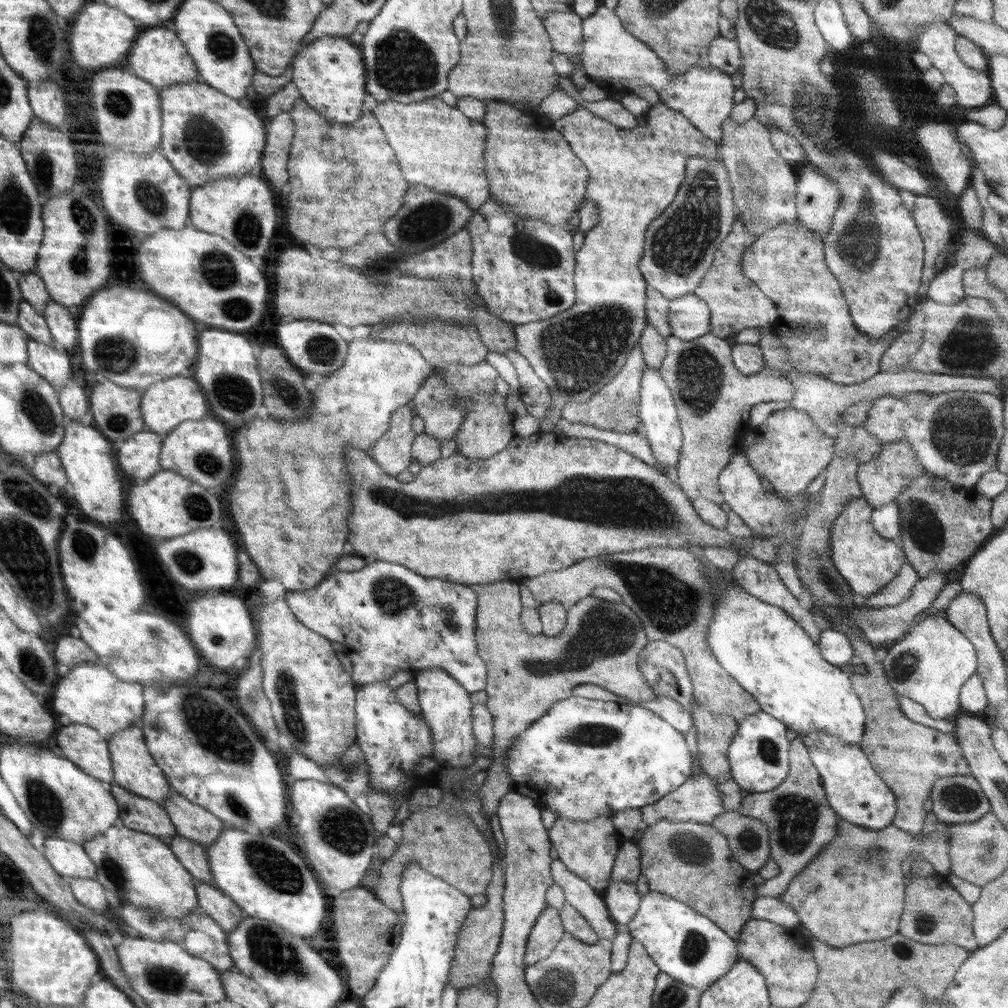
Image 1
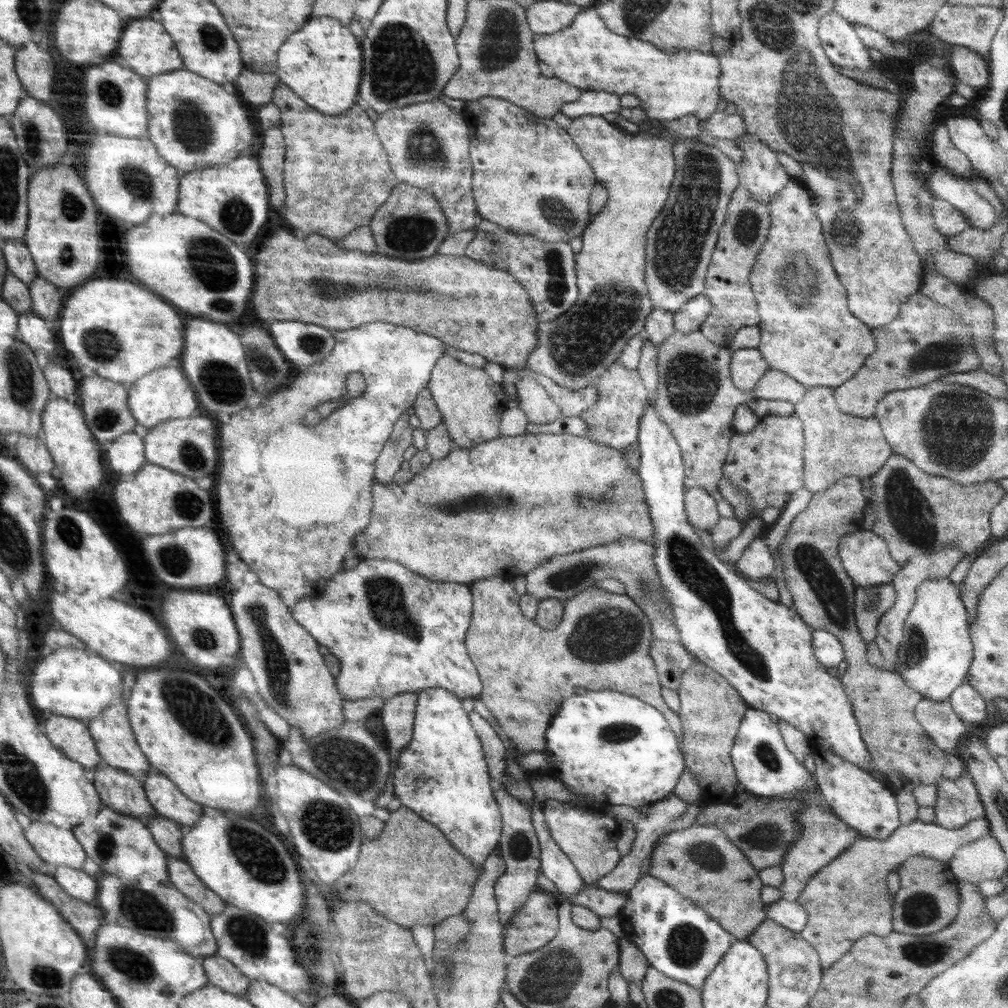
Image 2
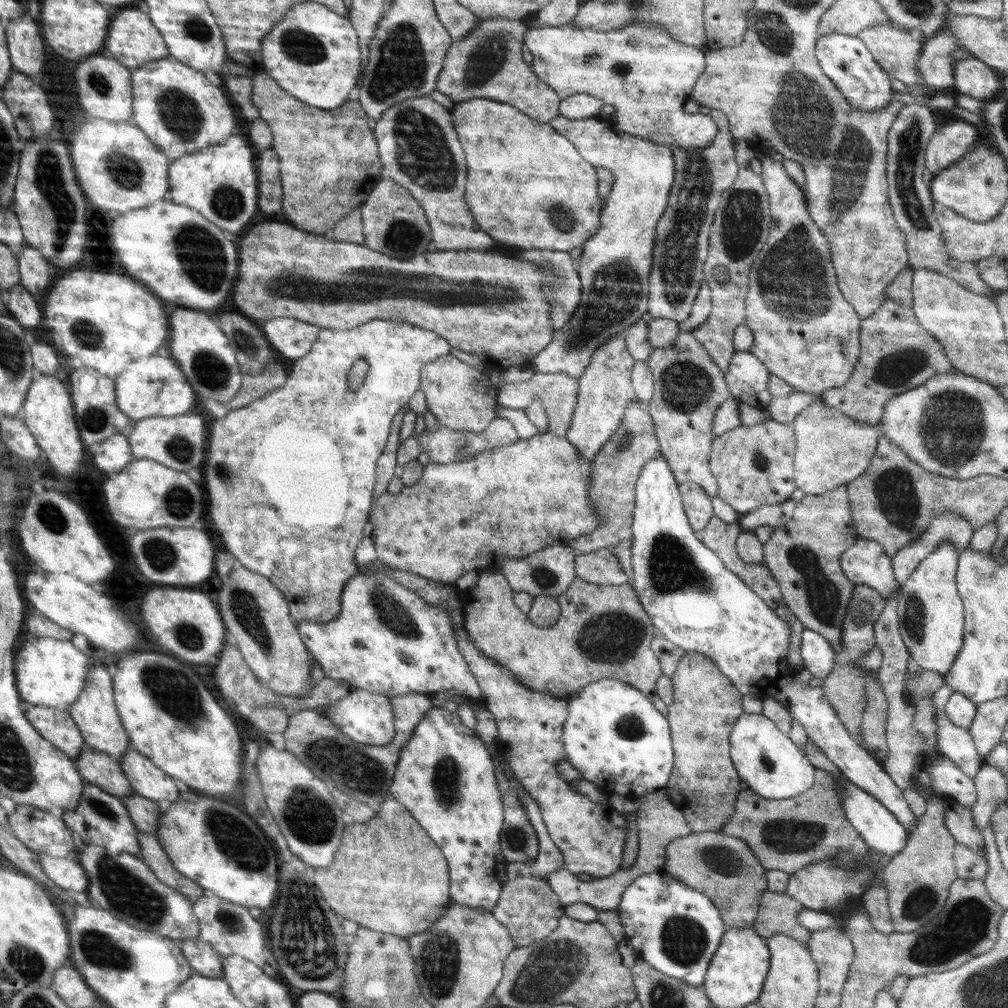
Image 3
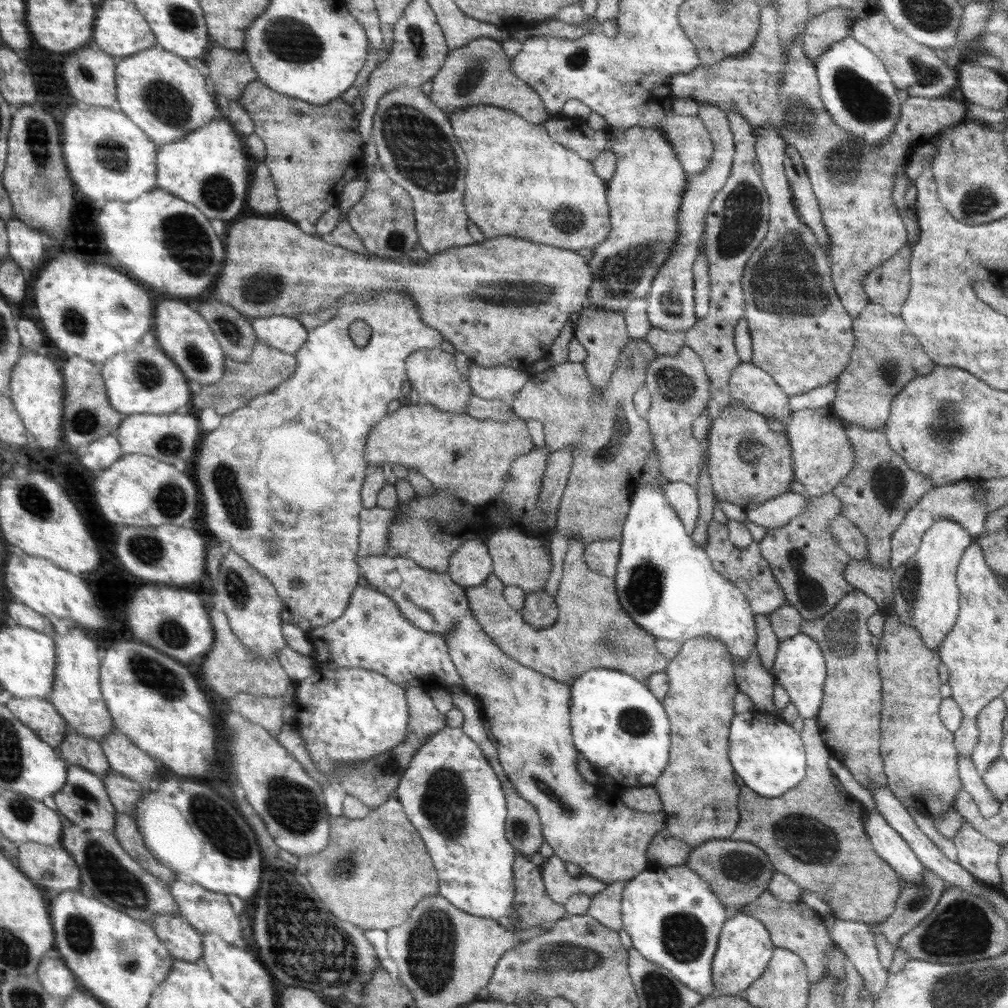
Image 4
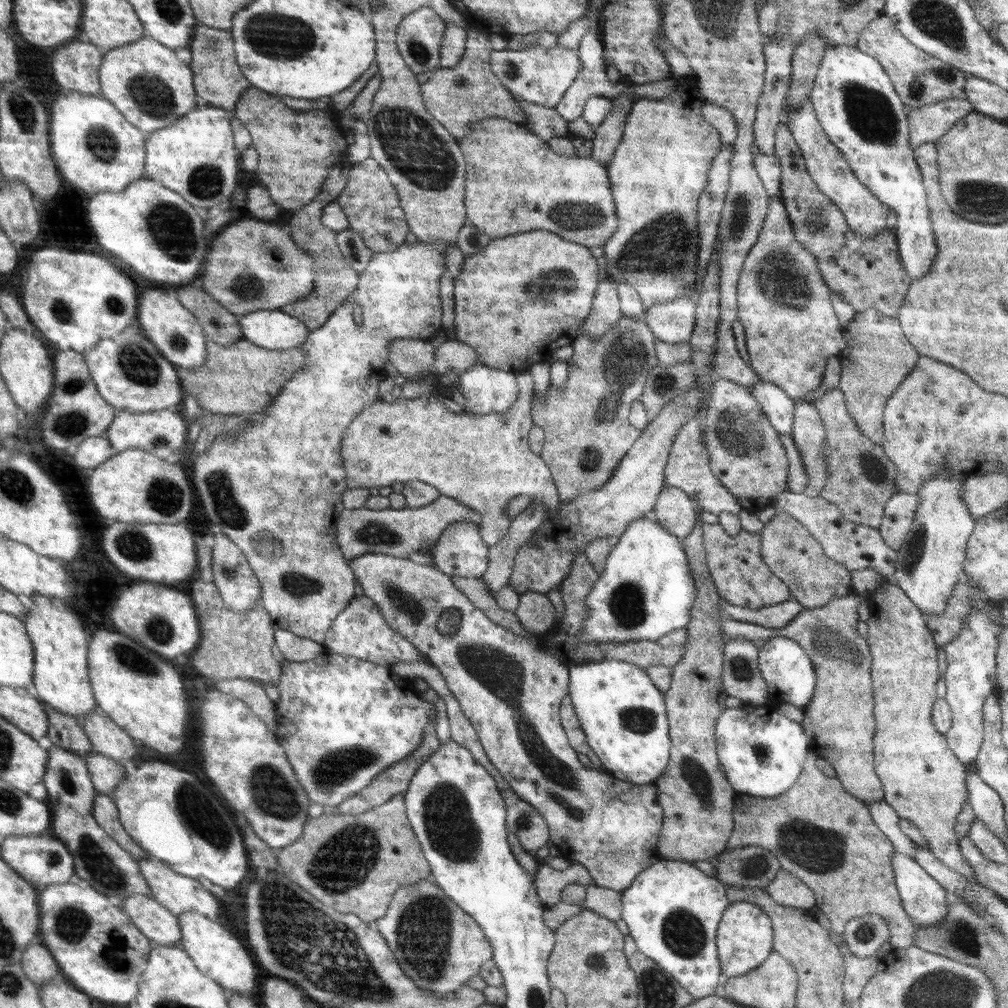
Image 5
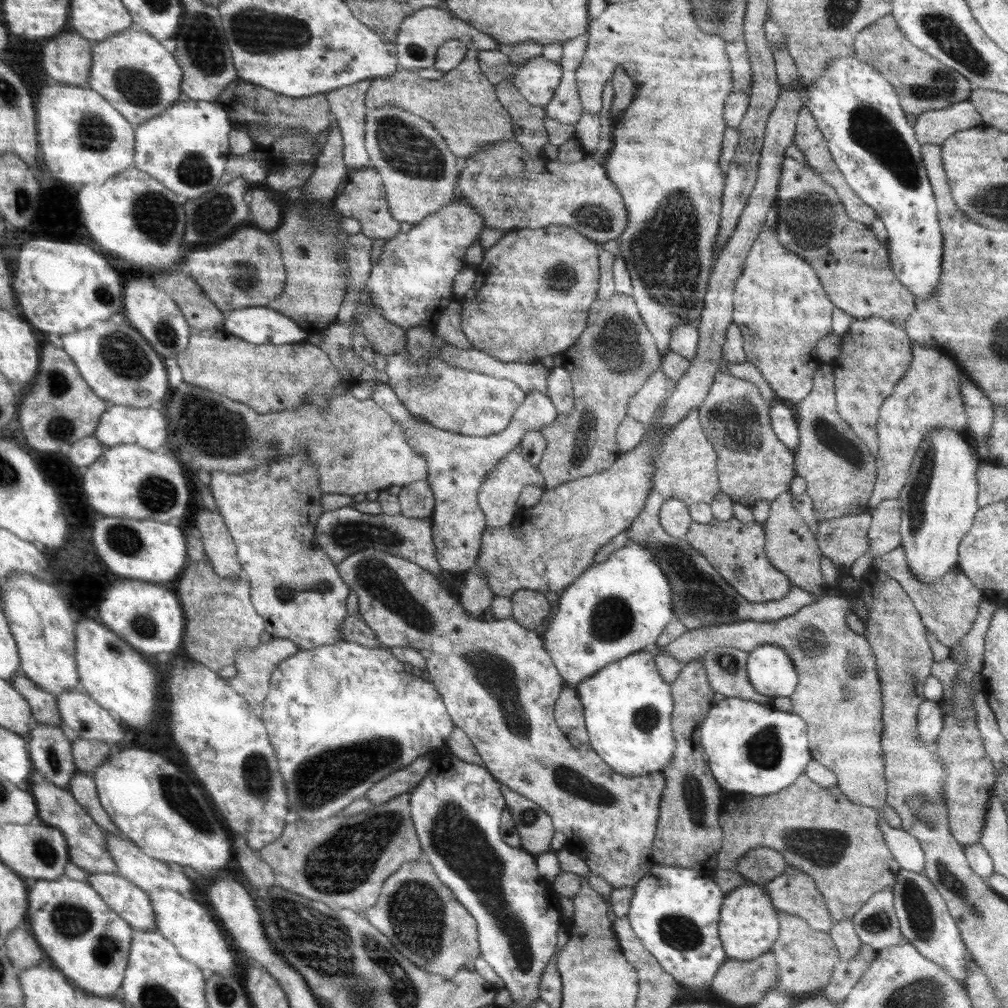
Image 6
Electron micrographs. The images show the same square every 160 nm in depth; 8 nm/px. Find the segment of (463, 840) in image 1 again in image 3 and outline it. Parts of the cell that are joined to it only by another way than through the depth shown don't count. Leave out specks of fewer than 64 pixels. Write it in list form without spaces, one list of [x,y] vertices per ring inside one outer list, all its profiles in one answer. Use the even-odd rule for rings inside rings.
[[[386,797],[382,801],[378,813],[368,822],[347,821],[342,844],[336,853],[336,862],[328,870],[314,870],[314,872],[316,872],[314,874],[316,886],[322,890],[324,900],[338,916],[346,920],[354,920],[379,933],[408,937],[416,932],[424,932],[447,911],[452,902],[449,893],[451,876],[440,847],[436,846],[406,808],[391,797]]]

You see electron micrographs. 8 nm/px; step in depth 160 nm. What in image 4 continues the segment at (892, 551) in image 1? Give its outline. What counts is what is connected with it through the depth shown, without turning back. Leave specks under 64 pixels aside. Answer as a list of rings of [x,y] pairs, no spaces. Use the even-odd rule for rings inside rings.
[[[869,554],[863,561],[850,559],[843,570],[843,575],[855,589],[870,596],[880,610],[893,604],[892,572],[882,567],[875,567]]]

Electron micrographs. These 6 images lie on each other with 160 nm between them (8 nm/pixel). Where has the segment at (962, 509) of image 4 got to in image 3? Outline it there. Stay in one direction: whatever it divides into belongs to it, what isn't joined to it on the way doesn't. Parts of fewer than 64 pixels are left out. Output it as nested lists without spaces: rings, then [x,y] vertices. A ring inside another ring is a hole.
[[[949,510],[935,514],[927,529],[914,542],[909,542],[908,546],[891,557],[898,589],[914,572],[919,562],[934,552],[943,540],[949,540],[960,555],[969,546],[973,532],[965,518]]]

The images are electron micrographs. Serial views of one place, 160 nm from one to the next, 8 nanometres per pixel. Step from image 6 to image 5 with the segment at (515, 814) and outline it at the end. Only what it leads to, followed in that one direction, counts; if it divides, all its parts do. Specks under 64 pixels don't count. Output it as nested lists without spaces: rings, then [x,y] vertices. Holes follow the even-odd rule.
[[[474,732],[474,756],[496,781],[498,790],[503,796],[507,818],[505,825],[507,832],[511,832],[518,838],[524,850],[535,852],[542,848],[550,840],[549,828],[542,815],[528,802],[524,802],[512,789],[511,786],[500,776],[496,767],[491,763],[486,751],[483,750],[476,732]]]

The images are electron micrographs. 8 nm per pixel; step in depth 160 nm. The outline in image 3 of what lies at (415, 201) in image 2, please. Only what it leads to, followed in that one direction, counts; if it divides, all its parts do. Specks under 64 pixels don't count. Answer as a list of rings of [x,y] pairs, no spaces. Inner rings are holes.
[[[379,178],[366,203],[361,204],[361,218],[364,245],[390,258],[414,258],[427,252],[432,244],[432,234],[424,210],[408,190],[394,180]]]

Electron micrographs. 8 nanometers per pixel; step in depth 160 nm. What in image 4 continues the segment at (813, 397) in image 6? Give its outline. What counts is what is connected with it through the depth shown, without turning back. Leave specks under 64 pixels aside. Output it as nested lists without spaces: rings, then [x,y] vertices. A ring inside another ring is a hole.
[[[845,421],[843,427],[855,450],[855,462],[852,471],[831,492],[841,502],[842,514],[864,533],[872,564],[892,572],[892,534],[906,513],[934,486],[929,478],[910,470],[904,458],[892,450],[882,430],[868,430]]]

